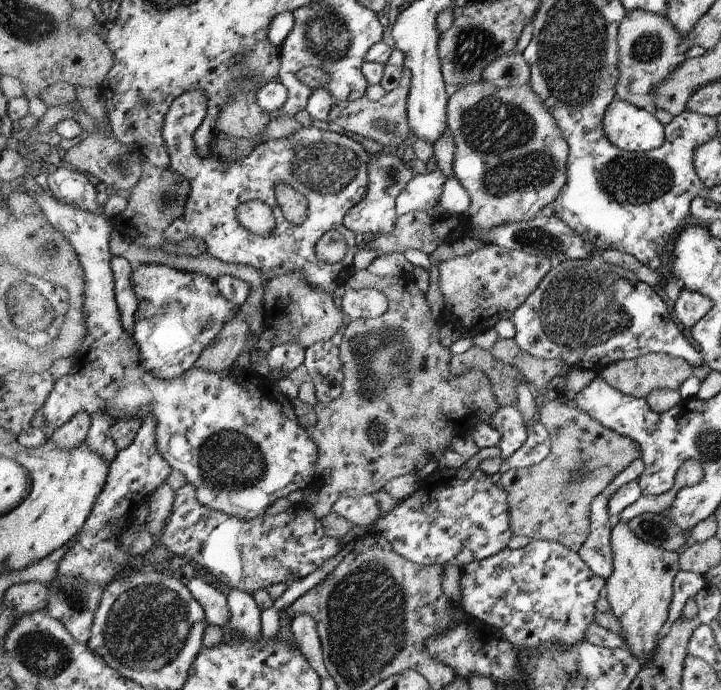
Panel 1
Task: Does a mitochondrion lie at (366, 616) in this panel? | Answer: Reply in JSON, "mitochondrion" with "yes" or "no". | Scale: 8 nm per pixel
{"mitochondrion":"yes"}

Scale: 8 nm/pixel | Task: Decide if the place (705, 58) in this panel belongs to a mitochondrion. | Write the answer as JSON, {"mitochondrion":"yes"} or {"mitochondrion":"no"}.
{"mitochondrion":"no"}

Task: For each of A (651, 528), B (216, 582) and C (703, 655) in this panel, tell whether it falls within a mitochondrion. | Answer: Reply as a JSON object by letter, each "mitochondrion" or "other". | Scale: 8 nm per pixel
{"A":"mitochondrion","B":"other","C":"other"}

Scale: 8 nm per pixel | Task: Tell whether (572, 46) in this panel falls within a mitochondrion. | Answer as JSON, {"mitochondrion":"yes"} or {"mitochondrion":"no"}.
{"mitochondrion":"yes"}

